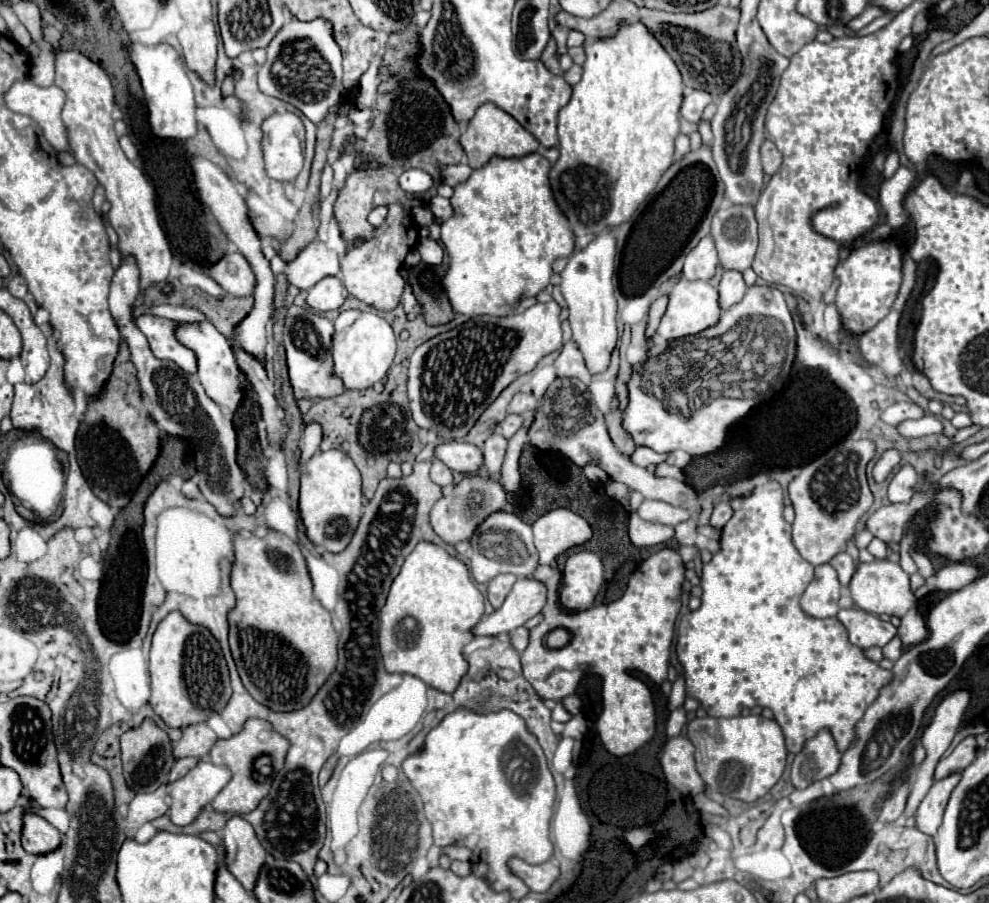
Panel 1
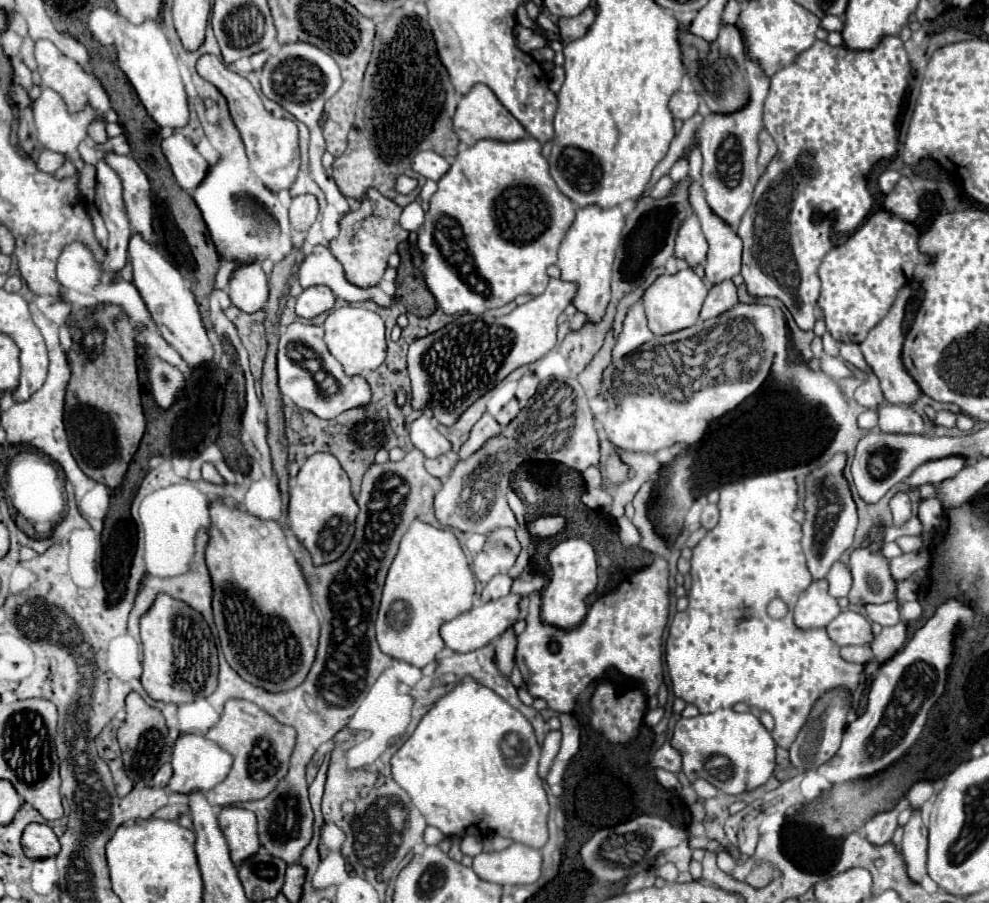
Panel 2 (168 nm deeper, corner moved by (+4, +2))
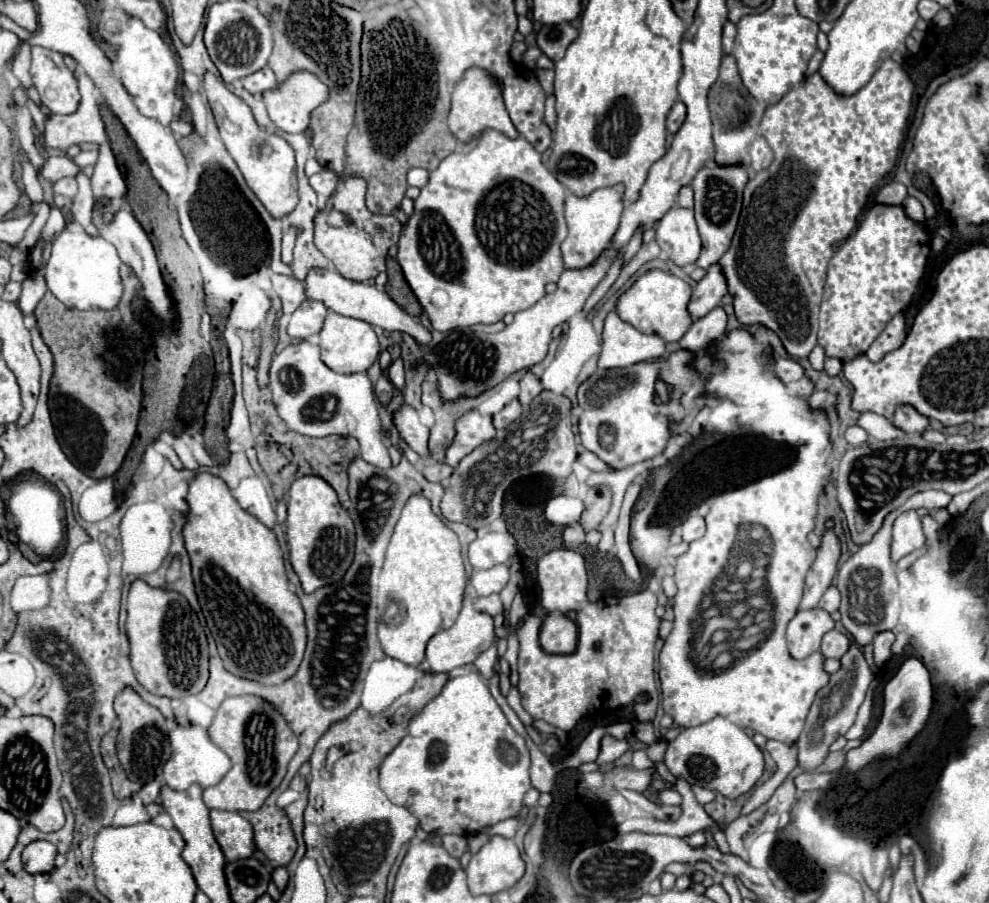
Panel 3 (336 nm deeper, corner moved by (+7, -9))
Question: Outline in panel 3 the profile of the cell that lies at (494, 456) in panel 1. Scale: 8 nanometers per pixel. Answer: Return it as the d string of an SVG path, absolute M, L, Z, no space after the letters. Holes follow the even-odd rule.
M476 410L464 414L456 422L456 438L454 444L446 452L446 462L456 468L456 464L468 456L476 446L480 446L486 440L492 440L496 436L496 430L492 426L490 416L480 416Z

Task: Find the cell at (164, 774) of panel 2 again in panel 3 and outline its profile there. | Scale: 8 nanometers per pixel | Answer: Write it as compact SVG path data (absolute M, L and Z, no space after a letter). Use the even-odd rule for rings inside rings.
M154 780L154 782L148 782L146 786L142 786L142 790L138 794L140 794L140 798L142 798L144 804L150 804L150 802L156 802L158 800L160 790L162 790L162 782Z

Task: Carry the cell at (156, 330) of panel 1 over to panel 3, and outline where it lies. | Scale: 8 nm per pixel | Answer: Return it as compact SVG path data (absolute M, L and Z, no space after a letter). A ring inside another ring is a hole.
M70 222L56 238L52 256L44 268L48 290L66 306L78 310L114 310L122 298L120 256L104 238L88 236L80 224Z

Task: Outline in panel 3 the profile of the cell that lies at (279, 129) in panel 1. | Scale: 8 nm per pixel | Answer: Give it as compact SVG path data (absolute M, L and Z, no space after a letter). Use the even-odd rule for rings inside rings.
M212 72L204 74L204 90L210 102L210 108L214 112L214 118L220 128L220 136L236 160L240 172L246 178L246 184L252 188L252 192L258 196L258 200L264 204L264 208L274 216L282 218L290 214L296 204L298 204L298 182L296 182L296 160L294 160L294 150L292 146L276 136L266 132L264 128L258 126L258 122L252 116L250 106L236 94L232 94L224 80L214 76Z

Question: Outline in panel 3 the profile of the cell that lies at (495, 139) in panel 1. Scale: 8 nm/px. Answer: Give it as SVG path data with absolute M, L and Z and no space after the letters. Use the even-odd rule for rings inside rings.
M470 68L464 74L464 78L454 86L448 128L462 144L472 142L474 138L478 138L486 130L498 130L508 138L518 138L518 132L516 132L508 112L504 108L504 100L502 100L502 92L500 92L498 82L494 80L494 76L488 76L488 72L484 72L480 68Z

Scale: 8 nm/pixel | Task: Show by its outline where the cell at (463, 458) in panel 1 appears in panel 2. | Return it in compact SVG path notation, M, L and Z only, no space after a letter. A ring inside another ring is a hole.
M423 415L417 417L409 425L409 435L413 445L425 455L425 457L439 457L451 451L451 443L433 427L427 425L429 421L423 421Z

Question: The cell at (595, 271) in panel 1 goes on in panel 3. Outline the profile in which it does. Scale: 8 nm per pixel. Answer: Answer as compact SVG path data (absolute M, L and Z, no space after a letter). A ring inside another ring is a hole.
M616 184L610 188L600 188L592 192L592 196L586 198L576 198L568 194L566 198L566 224L568 224L568 236L562 242L562 258L564 258L564 268L568 270L580 270L588 268L598 262L604 252L612 250L614 242L612 238L618 232L620 226L620 216L624 212L624 202L622 202L622 192L624 186Z

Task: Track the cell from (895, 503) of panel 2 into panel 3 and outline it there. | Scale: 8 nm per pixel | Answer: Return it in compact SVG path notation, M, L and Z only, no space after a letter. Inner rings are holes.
M914 510L902 512L894 522L894 534L892 534L892 560L898 562L902 556L918 550L924 546L924 532L920 518Z

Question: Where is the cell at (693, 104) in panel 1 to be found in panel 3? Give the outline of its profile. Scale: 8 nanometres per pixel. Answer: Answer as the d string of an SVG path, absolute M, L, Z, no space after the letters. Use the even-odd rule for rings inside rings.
M678 100L678 102L672 106L672 110L670 110L670 114L668 114L668 120L666 120L668 132L676 134L676 132L680 130L680 126L684 124L684 120L686 120L686 106L684 106L684 102Z

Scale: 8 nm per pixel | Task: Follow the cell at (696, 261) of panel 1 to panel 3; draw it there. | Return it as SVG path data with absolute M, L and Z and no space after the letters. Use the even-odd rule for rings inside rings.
M678 206L668 210L660 220L656 242L660 244L668 260L672 260L676 266L694 264L700 256L702 244L692 210Z

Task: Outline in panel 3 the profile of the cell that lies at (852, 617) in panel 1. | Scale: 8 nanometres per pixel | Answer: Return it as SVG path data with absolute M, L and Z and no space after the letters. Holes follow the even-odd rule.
M830 630L824 634L822 638L822 648L820 652L826 656L826 658L842 658L850 648L850 640L846 634L838 632L838 630Z

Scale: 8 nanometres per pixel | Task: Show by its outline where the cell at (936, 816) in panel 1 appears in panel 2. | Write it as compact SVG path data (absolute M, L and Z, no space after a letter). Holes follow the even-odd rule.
M913 811L909 823L903 827L901 857L911 881L921 883L927 873L927 827L923 825L919 811Z

